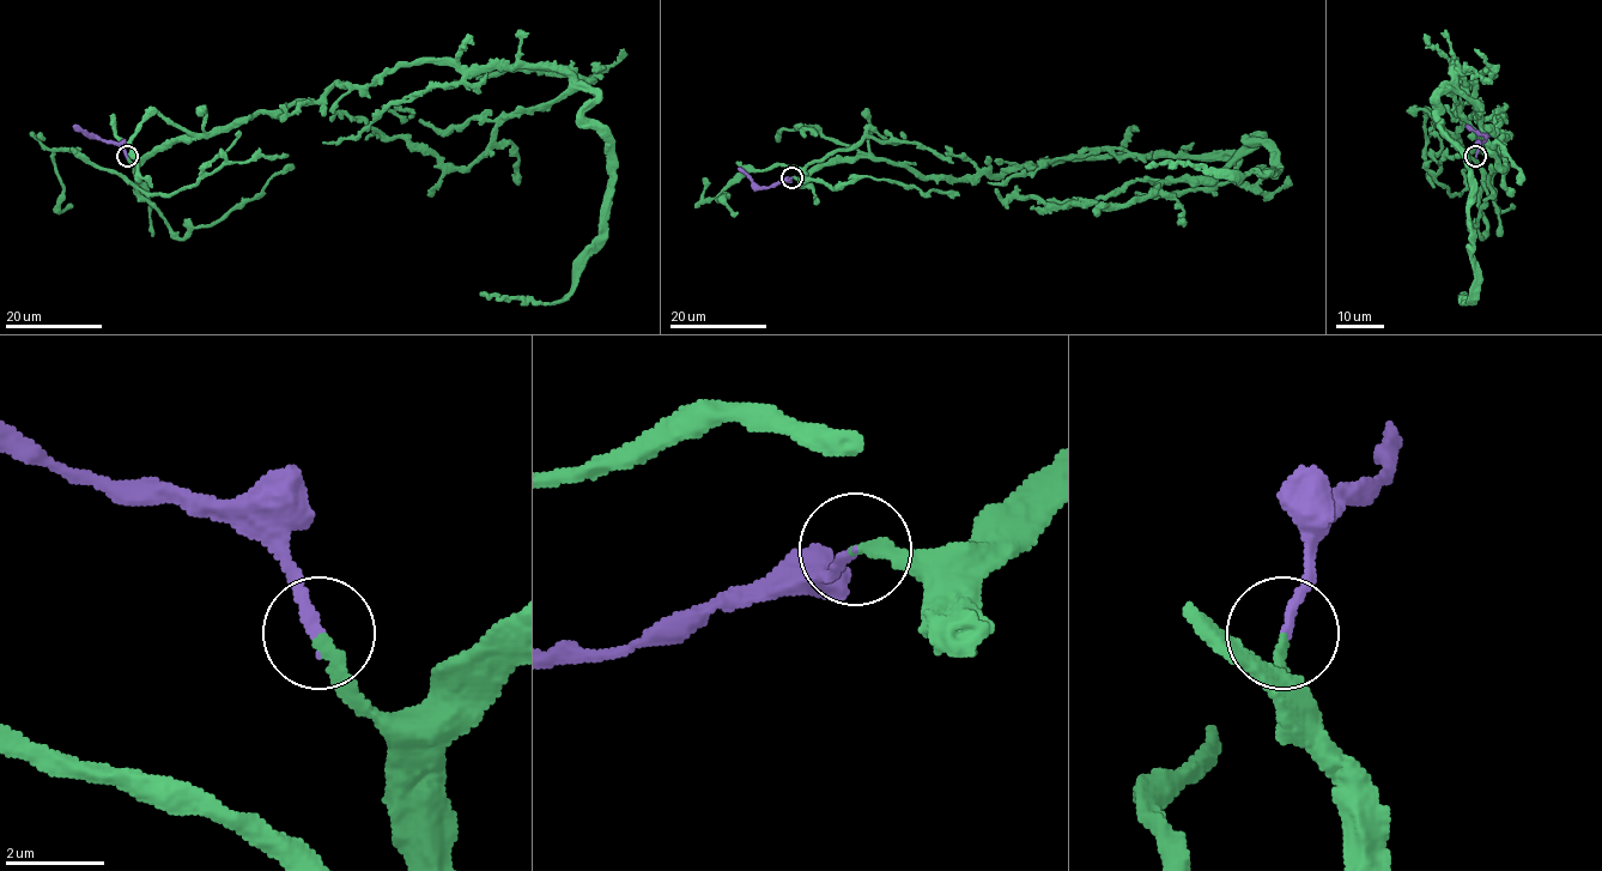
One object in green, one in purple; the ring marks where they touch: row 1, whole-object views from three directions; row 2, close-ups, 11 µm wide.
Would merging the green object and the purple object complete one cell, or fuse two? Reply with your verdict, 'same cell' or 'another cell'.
same cell

